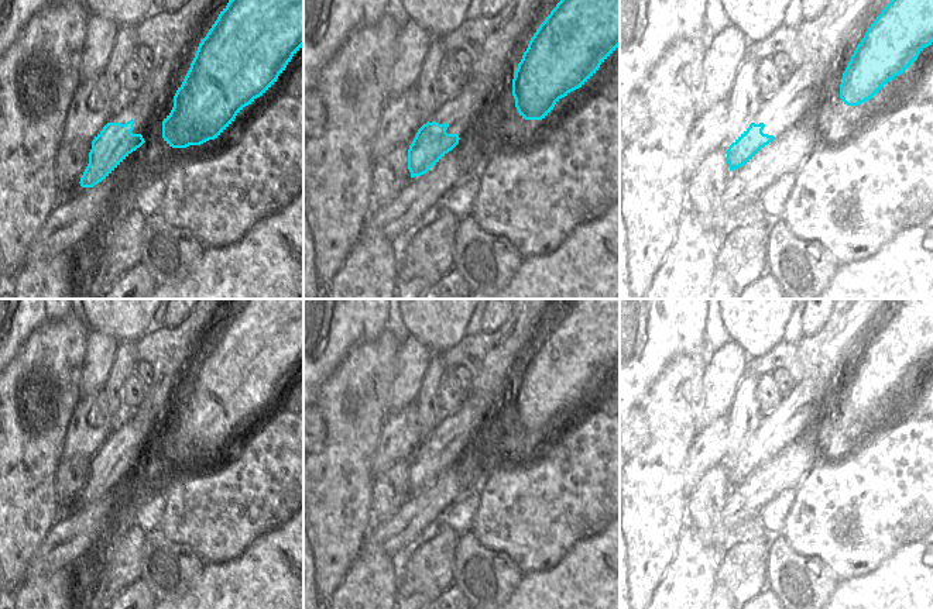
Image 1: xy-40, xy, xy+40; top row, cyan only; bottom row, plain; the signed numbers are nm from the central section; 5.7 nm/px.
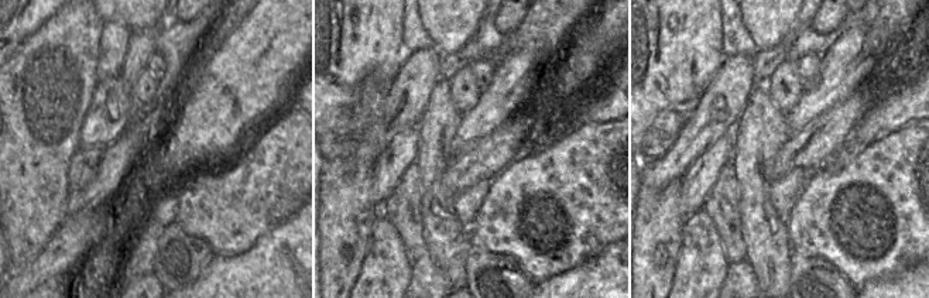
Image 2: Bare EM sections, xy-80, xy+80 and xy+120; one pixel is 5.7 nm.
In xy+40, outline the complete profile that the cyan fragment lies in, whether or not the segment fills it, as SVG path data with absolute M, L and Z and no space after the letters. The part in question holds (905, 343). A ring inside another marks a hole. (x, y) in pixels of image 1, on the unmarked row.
M901 299L896 310L885 313L885 324L861 328L850 343L806 350L793 345L782 351L778 345L757 359L750 359L747 371L762 376L785 368L795 381L795 389L783 396L778 409L762 417L750 443L728 462L727 479L734 486L750 478L765 461L796 441L819 419L830 414L840 403L840 414L847 422L858 422L872 414L889 396L903 389L933 358L933 299Z

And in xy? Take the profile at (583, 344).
M572 299L569 307L562 313L545 337L538 343L519 345L517 340L500 348L494 345L477 345L471 351L463 351L462 343L440 354L442 364L447 371L463 365L473 375L473 389L457 413L445 416L436 430L423 440L408 465L408 485L411 493L431 486L459 455L490 437L507 400L514 388L512 412L519 431L525 436L542 436L555 420L570 407L582 403L600 383L600 381L620 362L620 299Z

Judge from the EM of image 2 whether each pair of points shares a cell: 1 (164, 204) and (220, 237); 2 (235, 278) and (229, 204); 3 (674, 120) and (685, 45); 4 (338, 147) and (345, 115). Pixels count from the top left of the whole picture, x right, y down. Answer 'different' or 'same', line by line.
1: different
2: different
3: different
4: same

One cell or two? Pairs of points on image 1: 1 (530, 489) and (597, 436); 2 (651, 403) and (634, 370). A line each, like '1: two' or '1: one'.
1: one
2: two

